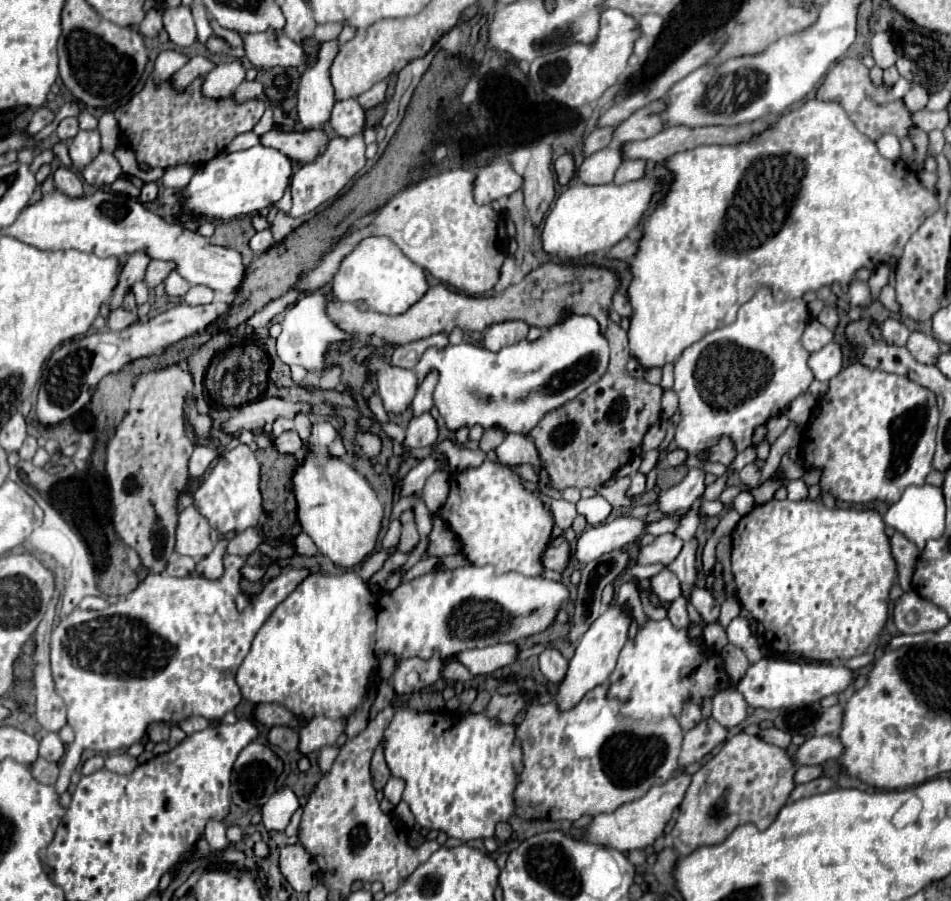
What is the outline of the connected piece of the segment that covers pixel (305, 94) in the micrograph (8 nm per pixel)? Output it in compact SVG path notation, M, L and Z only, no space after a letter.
M337 40L321 44L319 58L315 64L307 66L297 92L297 108L299 108L299 120L305 130L319 130L329 122L335 98L333 98L333 86L329 80L329 66L337 54Z

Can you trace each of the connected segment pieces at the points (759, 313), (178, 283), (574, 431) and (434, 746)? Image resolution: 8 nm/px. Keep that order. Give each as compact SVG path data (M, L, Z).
M763 286L755 296L739 308L737 320L729 326L709 332L699 342L691 344L675 364L675 392L679 396L681 422L675 432L677 448L685 448L699 458L703 450L711 448L723 434L731 436L737 452L751 446L751 434L755 426L765 424L769 418L779 416L793 398L807 392L813 382L813 372L807 366L809 352L801 344L801 334L809 320L809 310L803 298L775 302L773 292Z
M175 270L165 278L165 294L169 296L185 296L187 290L191 288L191 284L187 280L183 280Z
M611 322L607 324L605 338L611 348L611 362L605 376L589 386L577 400L577 406L557 408L563 410L563 416L553 416L551 420L545 416L541 424L531 430L535 448L543 462L543 468L549 476L551 488L563 492L565 488L593 488L601 490L603 484L635 454L639 452L641 440L649 426L659 420L661 414L661 396L663 388L645 382L643 378L633 378L627 374L625 364L629 360L629 346L625 330Z
M397 710L385 730L385 760L393 776L407 782L403 800L411 806L415 820L429 830L443 830L451 838L477 840L491 838L495 824L509 820L513 814L513 788L521 770L521 748L513 746L515 726L489 720L485 714L469 714L465 720L453 712L419 714L413 710Z

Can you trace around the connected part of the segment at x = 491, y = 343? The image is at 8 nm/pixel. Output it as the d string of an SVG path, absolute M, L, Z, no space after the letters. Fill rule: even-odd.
M509 320L509 322L499 322L499 324L493 324L485 330L485 338L483 338L483 346L487 350L501 350L503 346L509 346L509 344L515 344L519 340L523 340L529 332L529 326L521 320Z

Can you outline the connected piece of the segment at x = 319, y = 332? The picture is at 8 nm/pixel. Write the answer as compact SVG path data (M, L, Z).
M313 292L313 294L301 296L293 306L287 308L285 320L281 322L283 330L277 338L277 354L285 364L303 366L309 374L311 372L321 372L325 368L325 358L327 358L329 344L347 338L347 334L341 332L329 320L329 316L325 312L325 304L327 304L327 296Z

